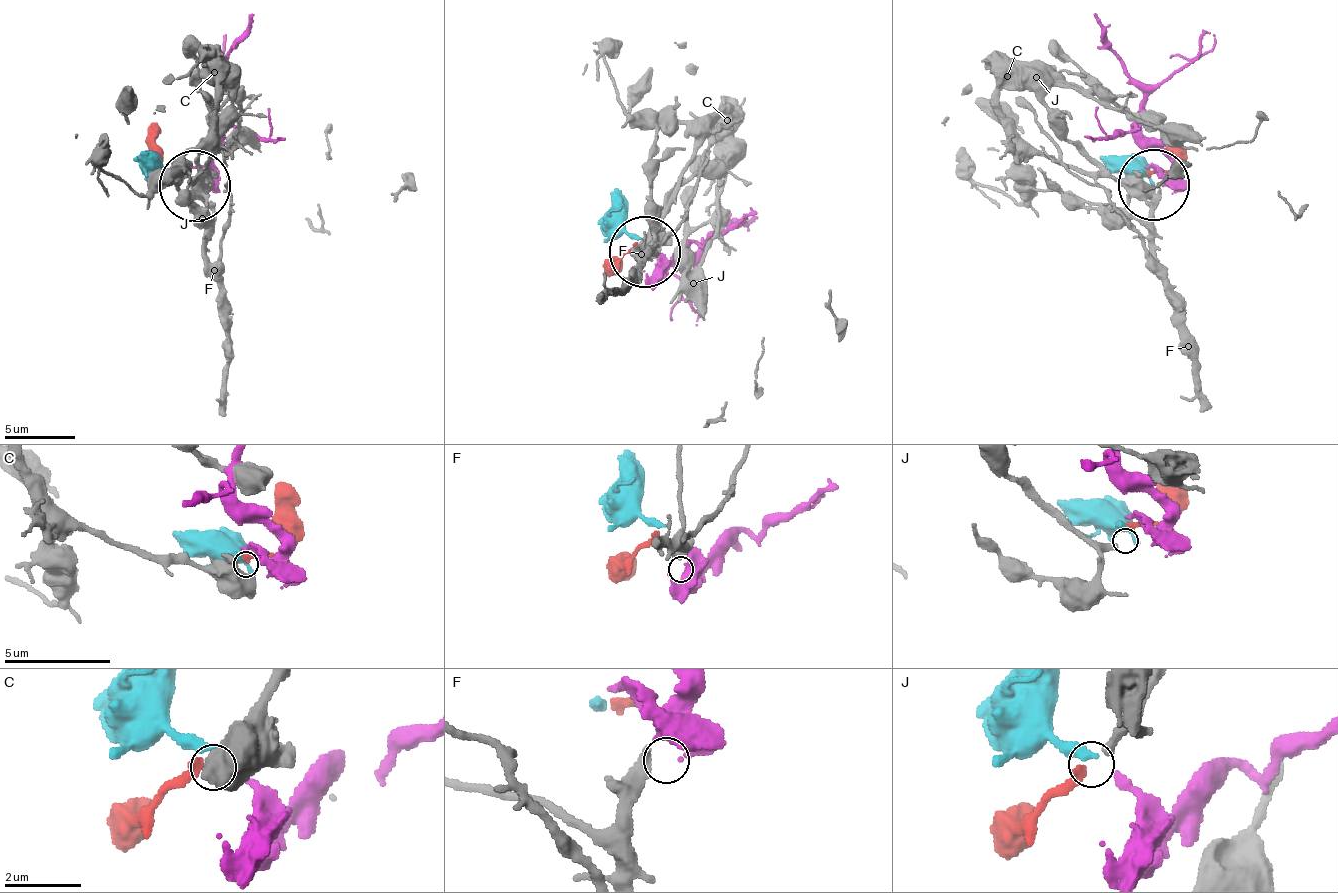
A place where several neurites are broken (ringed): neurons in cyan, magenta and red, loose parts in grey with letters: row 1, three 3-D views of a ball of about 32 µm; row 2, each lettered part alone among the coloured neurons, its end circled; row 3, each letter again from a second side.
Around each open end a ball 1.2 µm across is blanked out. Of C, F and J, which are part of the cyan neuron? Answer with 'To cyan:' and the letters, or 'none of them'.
To cyan: J

